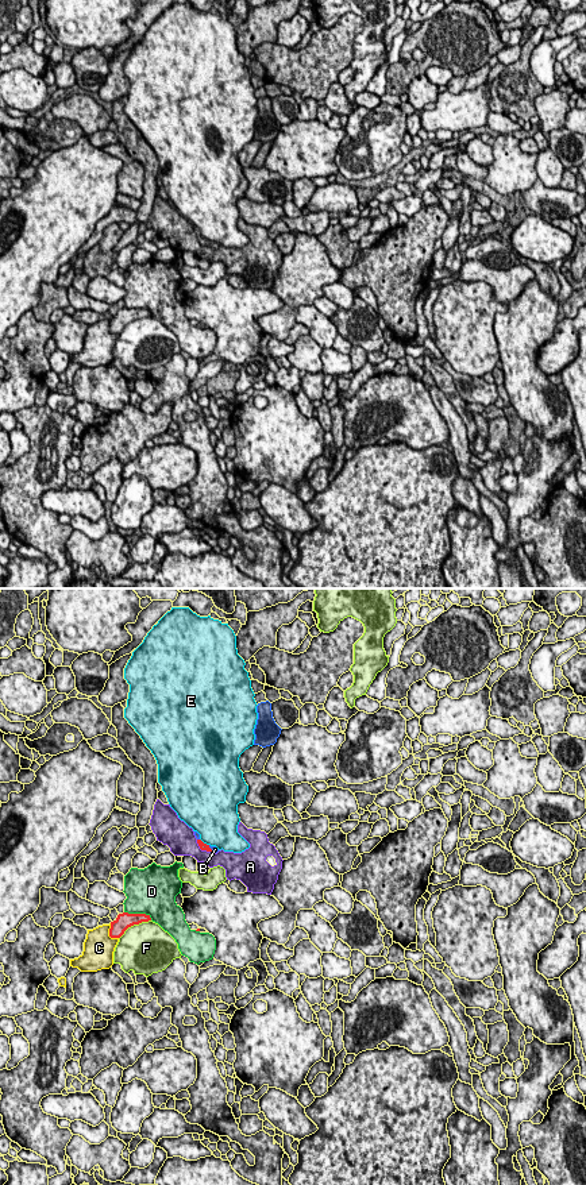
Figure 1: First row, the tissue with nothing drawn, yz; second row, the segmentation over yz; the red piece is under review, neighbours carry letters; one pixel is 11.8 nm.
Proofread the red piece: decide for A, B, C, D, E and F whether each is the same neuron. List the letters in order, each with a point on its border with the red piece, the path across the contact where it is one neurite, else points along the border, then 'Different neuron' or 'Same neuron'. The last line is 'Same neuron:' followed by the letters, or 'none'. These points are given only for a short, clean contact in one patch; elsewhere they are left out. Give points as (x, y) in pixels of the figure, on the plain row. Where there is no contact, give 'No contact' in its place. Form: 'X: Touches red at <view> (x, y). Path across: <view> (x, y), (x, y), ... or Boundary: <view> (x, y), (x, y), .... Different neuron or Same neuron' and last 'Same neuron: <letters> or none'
A: Touches red at yz (201, 244). Different neuron
B: Touches red at yz (209, 243). Path across: yz (203, 242), (209, 243), (215, 244). Same neuron
C: Touches red at yz (110, 329). Different neuron
D: Touches red at yz (138, 309). Different neuron
E: Touches red at yz (203, 238). Different neuron
F: Touches red at yz (134, 319). Different neuron
Same neuron: B

